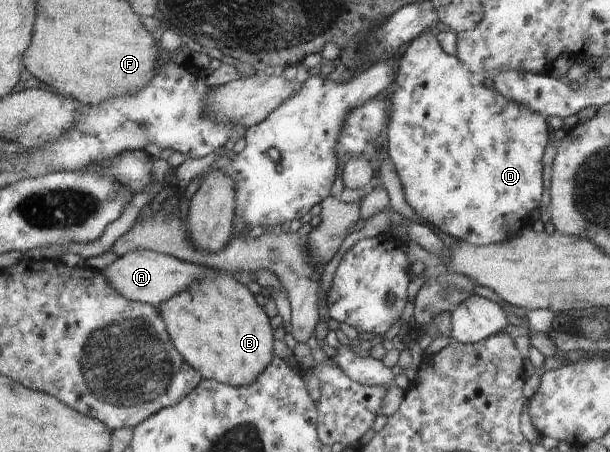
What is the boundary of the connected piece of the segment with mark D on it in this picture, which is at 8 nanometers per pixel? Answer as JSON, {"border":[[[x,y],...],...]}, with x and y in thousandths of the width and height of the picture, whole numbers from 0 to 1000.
{"border":[[[697,66],[690,73],[680,91],[674,91],[667,106],[656,117],[656,150],[649,184],[646,186],[651,197],[641,217],[646,232],[646,248],[639,254],[636,272],[636,347],[644,356],[648,365],[648,378],[654,389],[664,445],[670,451],[670,458],[680,467],[690,489],[703,493],[710,502],[716,502],[720,511],[739,520],[743,529],[754,533],[764,533],[766,538],[792,544],[802,540],[813,540],[826,535],[834,527],[843,527],[851,518],[854,502],[864,493],[864,480],[874,462],[884,462],[887,454],[887,440],[890,440],[890,396],[887,396],[887,347],[890,347],[890,334],[900,316],[900,285],[897,285],[897,268],[893,259],[887,259],[887,252],[875,248],[864,235],[854,235],[852,230],[841,228],[831,219],[826,210],[808,192],[797,192],[792,186],[792,175],[782,164],[770,159],[767,150],[761,146],[761,139],[749,131],[749,124],[738,124],[726,115],[720,93],[716,93],[715,80],[707,75],[703,66]]]}

